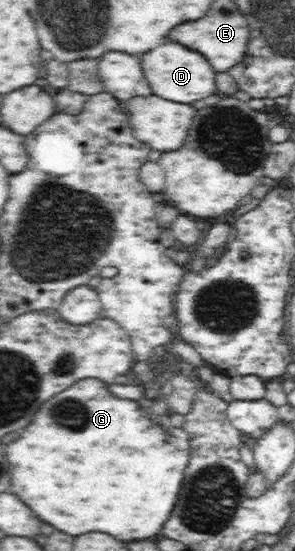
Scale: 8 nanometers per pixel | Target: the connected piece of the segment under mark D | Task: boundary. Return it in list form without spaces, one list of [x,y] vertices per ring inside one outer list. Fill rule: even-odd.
[[[166,42],[139,57],[144,77],[149,81],[152,91],[165,100],[191,104],[201,98],[218,94],[215,92],[217,72],[200,52],[176,42]]]

